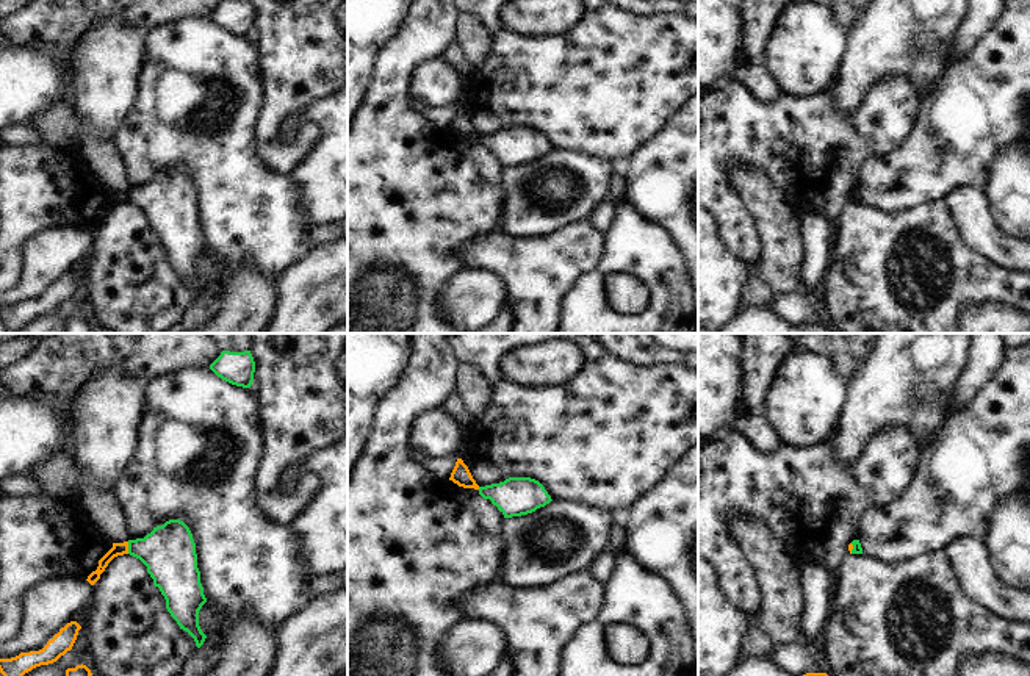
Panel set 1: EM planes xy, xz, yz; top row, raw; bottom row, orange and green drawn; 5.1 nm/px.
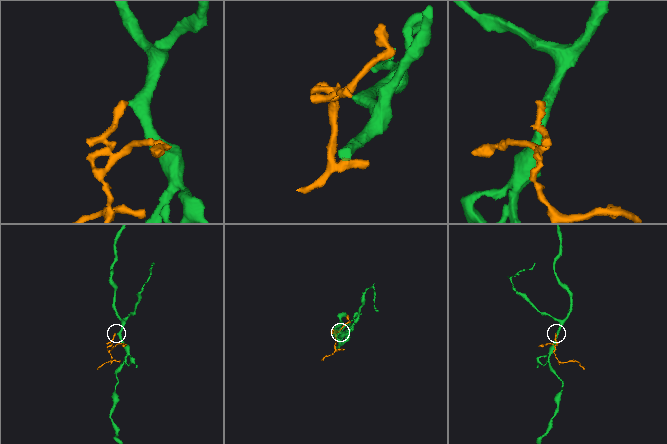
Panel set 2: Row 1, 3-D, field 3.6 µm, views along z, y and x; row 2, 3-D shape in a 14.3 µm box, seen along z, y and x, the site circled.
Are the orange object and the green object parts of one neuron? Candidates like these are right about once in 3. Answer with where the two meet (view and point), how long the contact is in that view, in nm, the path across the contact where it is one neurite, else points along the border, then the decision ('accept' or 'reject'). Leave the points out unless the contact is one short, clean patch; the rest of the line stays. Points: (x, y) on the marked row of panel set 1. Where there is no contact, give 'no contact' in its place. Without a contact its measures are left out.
meets orange in xy at (127, 548); contact 60 nm long; border along xy (127, 542), (129, 553); reject

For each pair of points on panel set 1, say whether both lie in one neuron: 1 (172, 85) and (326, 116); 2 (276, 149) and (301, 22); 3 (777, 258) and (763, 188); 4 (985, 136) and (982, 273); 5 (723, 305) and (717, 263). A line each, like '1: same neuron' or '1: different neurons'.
1: different neurons
2: same neuron
3: same neuron
4: different neurons
5: same neuron

